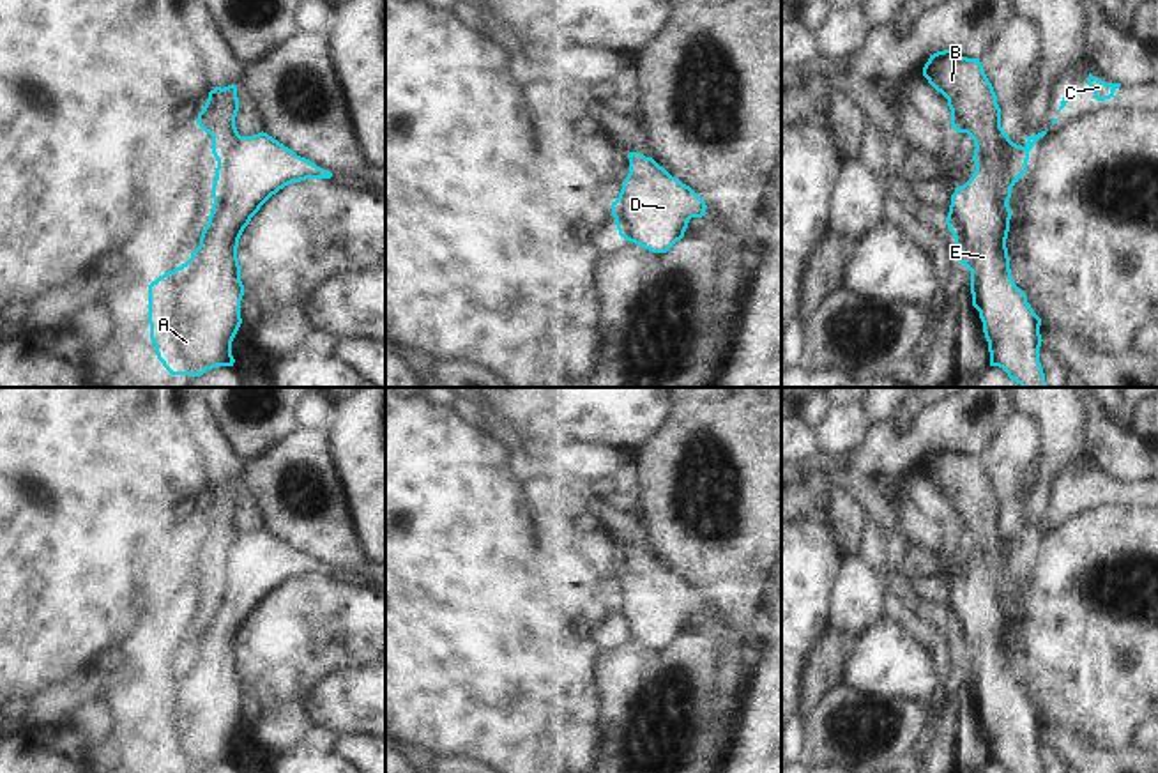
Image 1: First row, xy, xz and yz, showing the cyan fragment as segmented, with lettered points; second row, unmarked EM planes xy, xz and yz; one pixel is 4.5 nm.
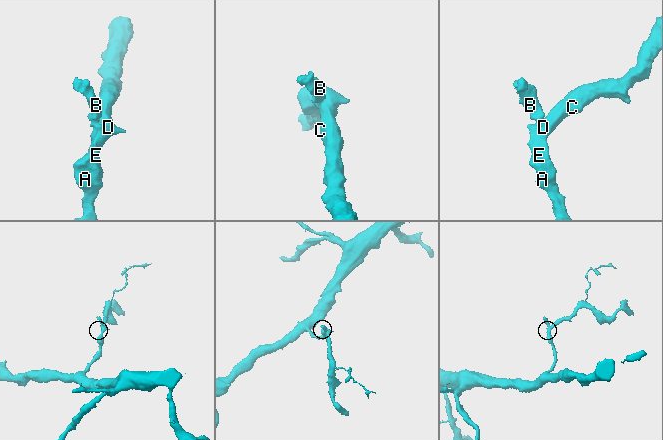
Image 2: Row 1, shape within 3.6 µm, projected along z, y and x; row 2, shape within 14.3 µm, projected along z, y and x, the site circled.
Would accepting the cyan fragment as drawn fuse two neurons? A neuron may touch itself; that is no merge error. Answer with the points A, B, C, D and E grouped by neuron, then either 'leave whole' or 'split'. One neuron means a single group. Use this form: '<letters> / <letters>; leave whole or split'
A C D E / B; split

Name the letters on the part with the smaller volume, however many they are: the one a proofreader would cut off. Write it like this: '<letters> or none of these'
B

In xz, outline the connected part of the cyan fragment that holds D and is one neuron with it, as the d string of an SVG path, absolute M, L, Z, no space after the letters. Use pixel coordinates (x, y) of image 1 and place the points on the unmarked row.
M629 548L629 570L621 585L621 610L615 616L619 631L652 649L667 649L684 633L691 614L705 612L705 598L679 575L672 573L652 554Z

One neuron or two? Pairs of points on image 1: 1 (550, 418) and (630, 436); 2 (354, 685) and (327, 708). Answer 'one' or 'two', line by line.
1: one
2: one

